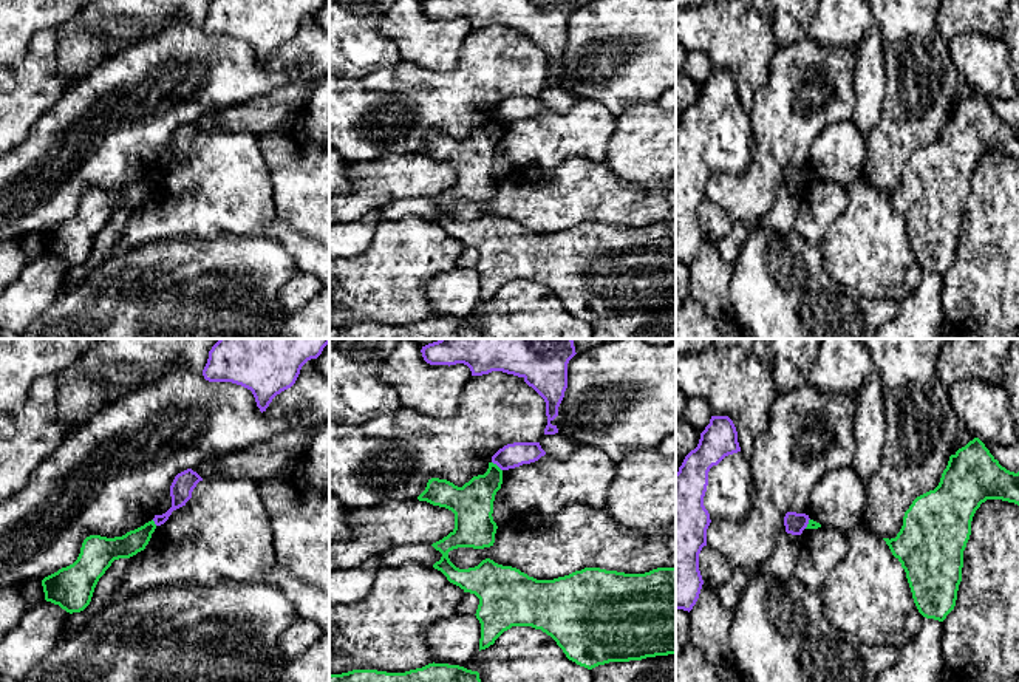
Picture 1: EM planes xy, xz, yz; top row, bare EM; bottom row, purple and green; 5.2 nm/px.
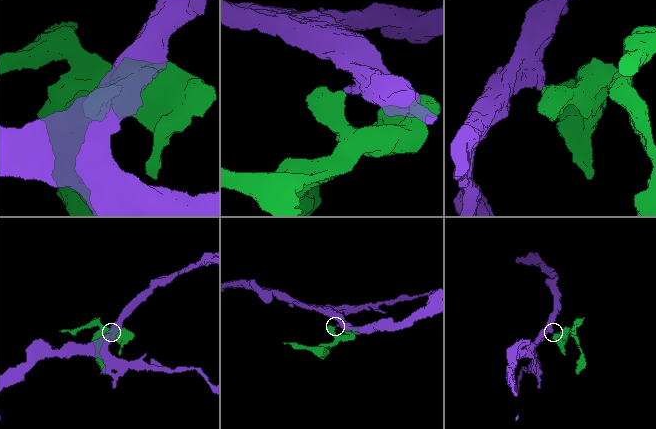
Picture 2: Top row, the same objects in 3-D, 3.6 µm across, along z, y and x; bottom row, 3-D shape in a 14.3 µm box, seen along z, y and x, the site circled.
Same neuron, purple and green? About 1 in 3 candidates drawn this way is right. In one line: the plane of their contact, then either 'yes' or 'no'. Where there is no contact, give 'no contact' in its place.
contact in xz; no

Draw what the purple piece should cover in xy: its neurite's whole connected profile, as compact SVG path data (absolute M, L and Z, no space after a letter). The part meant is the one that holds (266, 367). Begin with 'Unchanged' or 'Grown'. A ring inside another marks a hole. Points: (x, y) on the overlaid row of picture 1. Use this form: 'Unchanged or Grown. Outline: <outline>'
Unchanged. Outline: M220 339L209 351L203 376L209 382L232 382L252 391L260 411L266 411L272 399L291 388L302 367L317 359L329 339Z

